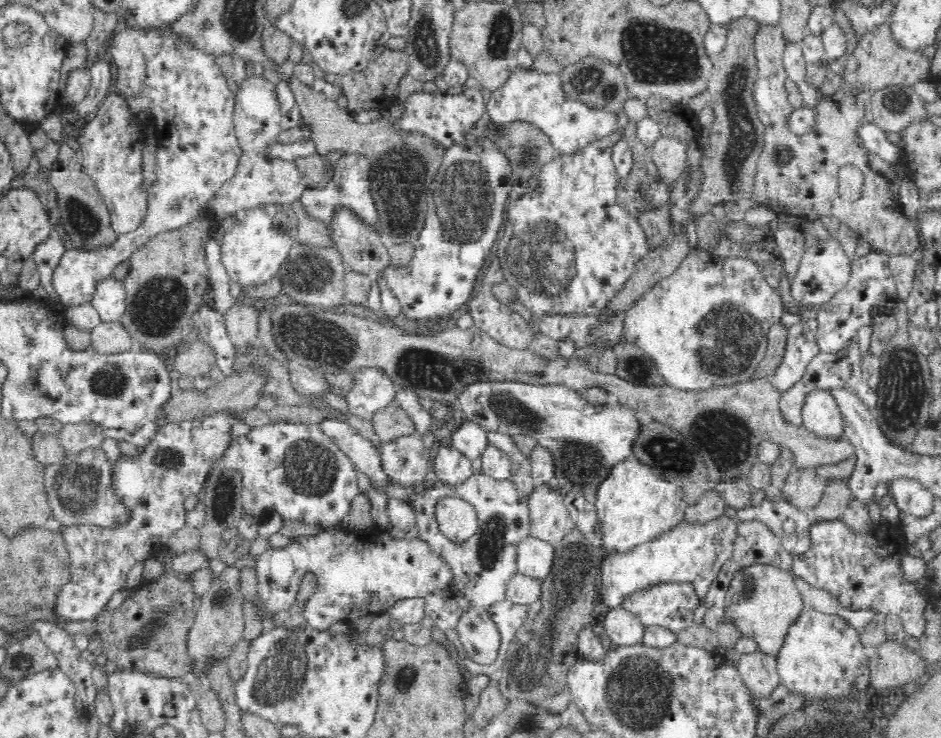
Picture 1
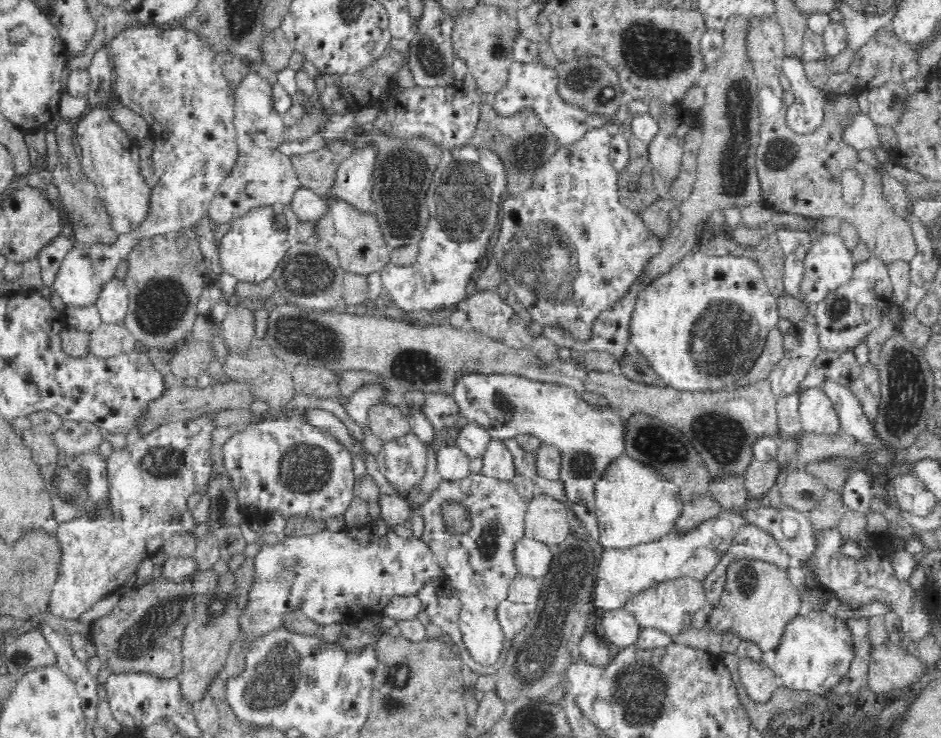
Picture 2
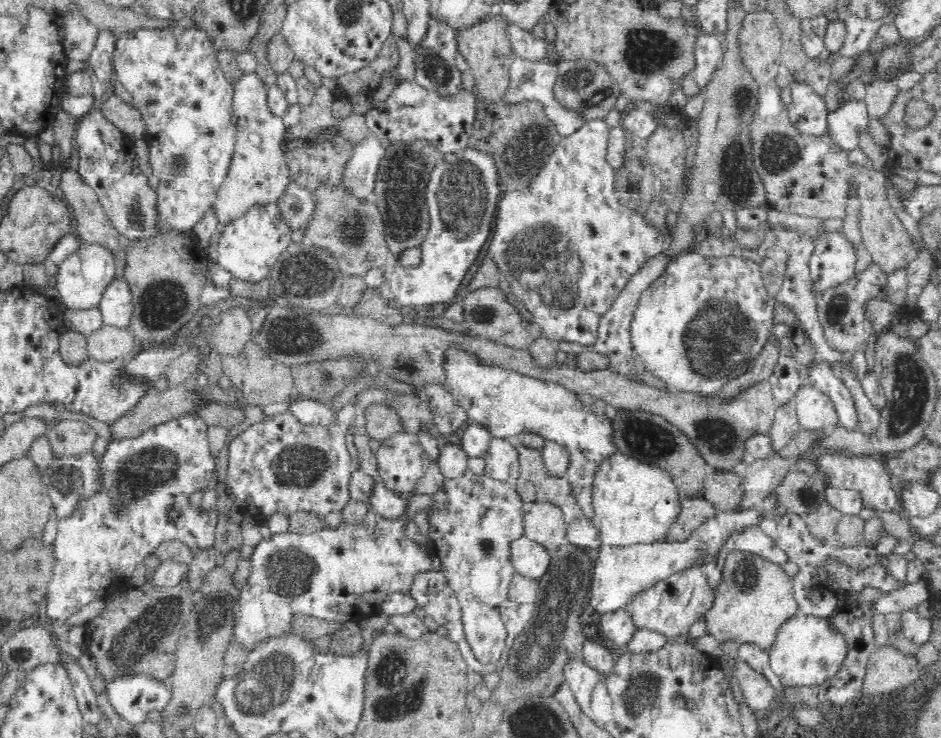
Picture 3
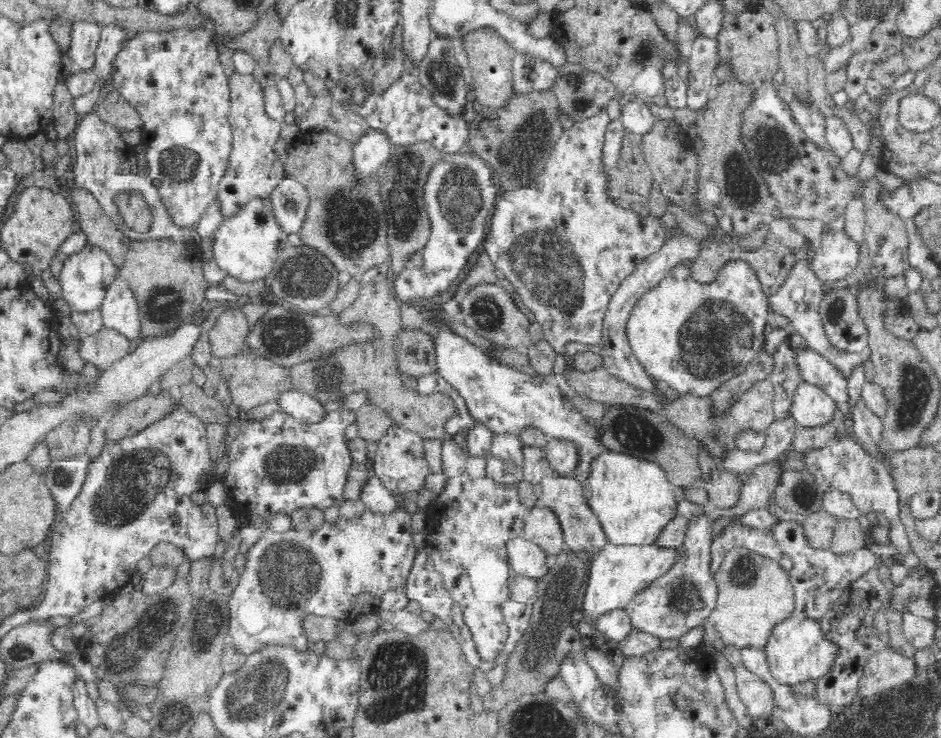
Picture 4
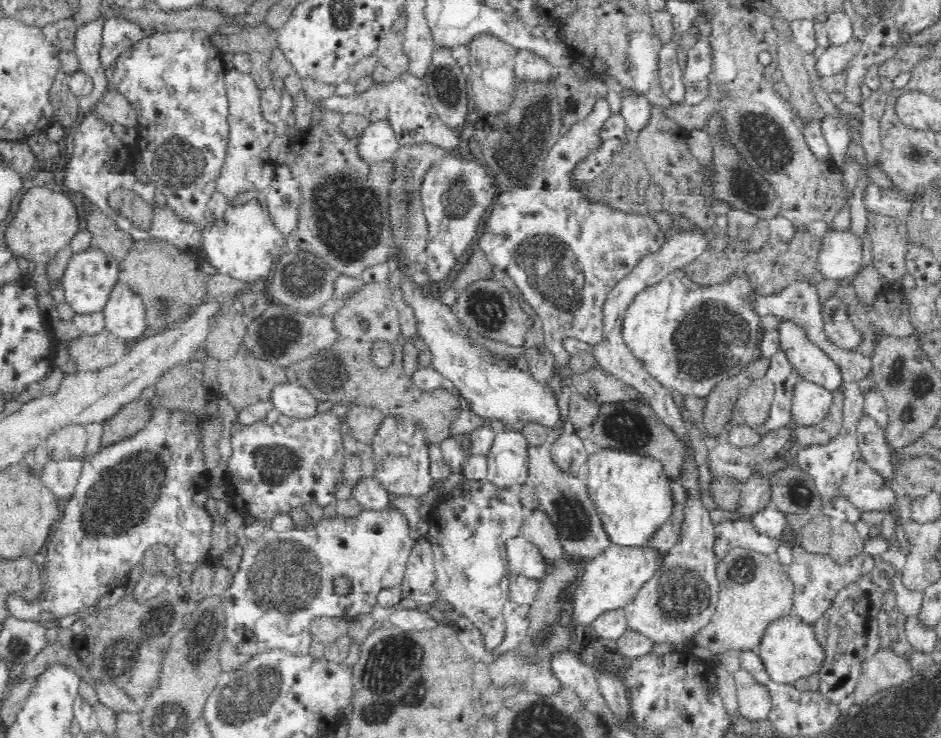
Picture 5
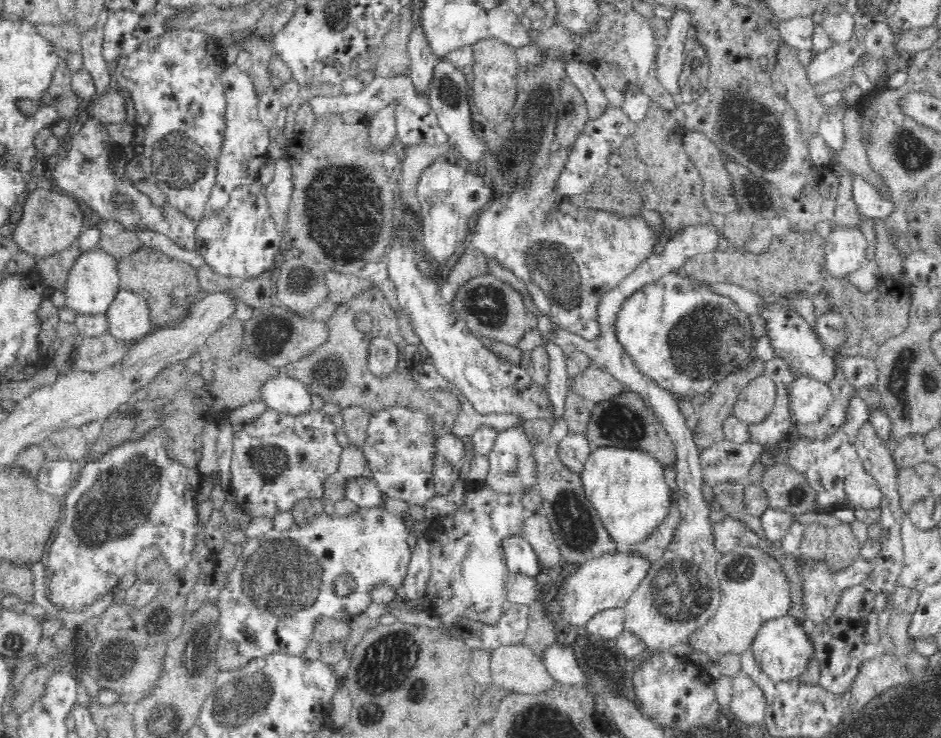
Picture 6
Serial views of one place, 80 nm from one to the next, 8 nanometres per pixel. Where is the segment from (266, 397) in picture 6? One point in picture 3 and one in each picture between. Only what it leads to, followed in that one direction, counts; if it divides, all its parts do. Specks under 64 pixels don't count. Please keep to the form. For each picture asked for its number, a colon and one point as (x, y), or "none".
3: (307, 410)
4: (301, 405)
5: (289, 397)

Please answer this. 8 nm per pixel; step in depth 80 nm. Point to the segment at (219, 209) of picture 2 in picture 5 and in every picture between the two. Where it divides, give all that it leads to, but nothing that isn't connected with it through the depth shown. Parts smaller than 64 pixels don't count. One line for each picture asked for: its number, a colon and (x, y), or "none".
3: (258, 172)
4: (253, 170)
5: (247, 165)

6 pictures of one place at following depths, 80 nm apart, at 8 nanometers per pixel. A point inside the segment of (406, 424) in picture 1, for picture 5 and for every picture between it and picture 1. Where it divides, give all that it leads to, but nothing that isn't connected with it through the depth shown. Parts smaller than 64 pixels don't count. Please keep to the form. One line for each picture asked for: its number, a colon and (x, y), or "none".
2: (386, 421)
3: (380, 421)
4: (371, 421)
5: (362, 420)

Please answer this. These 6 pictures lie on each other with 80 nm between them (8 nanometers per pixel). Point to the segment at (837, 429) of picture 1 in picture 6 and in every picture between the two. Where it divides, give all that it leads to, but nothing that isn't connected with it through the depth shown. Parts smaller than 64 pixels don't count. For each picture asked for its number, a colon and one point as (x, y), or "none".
2: (818, 416)
3: (815, 411)
4: (811, 406)
5: (810, 403)
6: (809, 397)

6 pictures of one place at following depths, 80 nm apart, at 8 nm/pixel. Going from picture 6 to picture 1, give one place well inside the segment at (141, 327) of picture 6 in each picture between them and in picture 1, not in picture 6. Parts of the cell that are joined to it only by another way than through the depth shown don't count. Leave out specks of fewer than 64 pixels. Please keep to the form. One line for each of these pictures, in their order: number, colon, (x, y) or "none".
1: (109, 300)
2: (113, 303)
3: (116, 306)
4: (120, 310)
5: (125, 316)

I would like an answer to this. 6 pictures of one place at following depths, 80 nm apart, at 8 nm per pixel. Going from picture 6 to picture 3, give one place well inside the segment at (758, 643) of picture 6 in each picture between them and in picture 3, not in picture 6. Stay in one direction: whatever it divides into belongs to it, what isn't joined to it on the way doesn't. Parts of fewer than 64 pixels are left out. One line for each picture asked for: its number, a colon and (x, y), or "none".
3: (805, 651)
4: (795, 652)
5: (788, 651)

